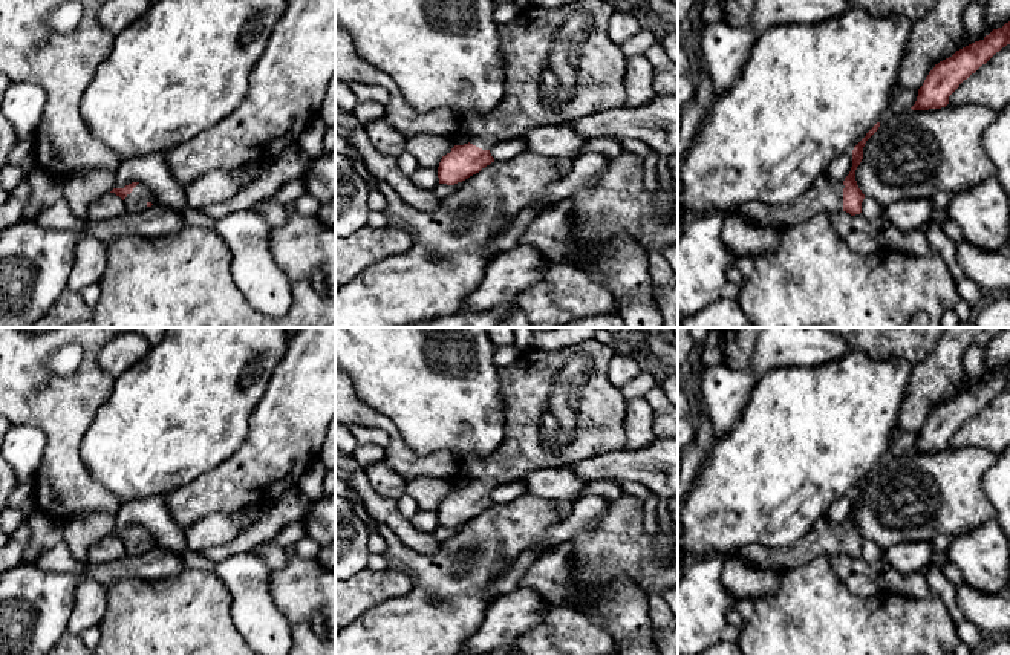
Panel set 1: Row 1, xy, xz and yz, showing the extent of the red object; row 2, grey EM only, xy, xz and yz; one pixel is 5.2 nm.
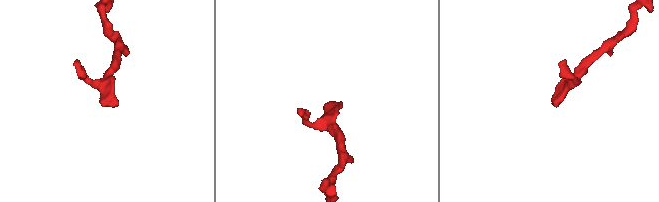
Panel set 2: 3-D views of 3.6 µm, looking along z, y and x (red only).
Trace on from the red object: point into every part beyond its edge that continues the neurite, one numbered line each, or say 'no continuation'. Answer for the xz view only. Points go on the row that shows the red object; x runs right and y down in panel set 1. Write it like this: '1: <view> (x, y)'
1: xz (560, 65)

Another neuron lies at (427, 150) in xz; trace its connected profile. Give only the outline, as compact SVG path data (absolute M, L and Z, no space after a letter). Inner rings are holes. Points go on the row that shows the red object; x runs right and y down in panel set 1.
M421 135L407 139L406 150L415 156L421 167L436 168L441 159L454 147L450 136Z

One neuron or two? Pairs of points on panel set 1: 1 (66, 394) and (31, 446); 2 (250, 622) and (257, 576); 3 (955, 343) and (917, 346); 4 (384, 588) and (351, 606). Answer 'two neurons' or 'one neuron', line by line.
1: two neurons
2: one neuron
3: two neurons
4: one neuron

